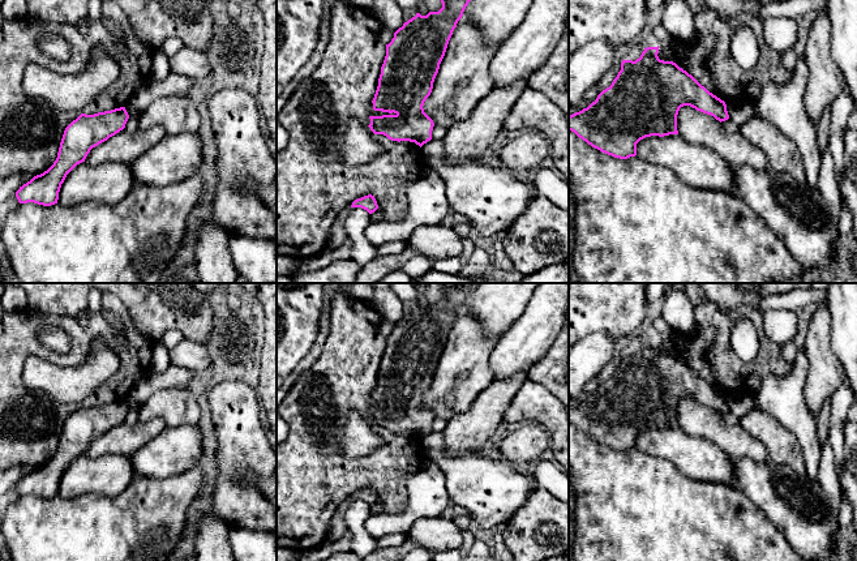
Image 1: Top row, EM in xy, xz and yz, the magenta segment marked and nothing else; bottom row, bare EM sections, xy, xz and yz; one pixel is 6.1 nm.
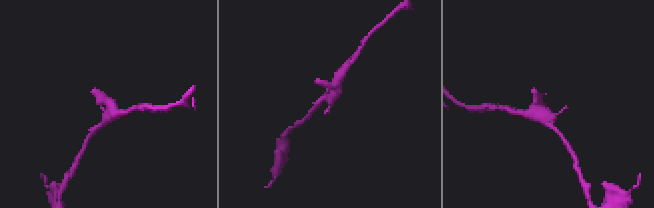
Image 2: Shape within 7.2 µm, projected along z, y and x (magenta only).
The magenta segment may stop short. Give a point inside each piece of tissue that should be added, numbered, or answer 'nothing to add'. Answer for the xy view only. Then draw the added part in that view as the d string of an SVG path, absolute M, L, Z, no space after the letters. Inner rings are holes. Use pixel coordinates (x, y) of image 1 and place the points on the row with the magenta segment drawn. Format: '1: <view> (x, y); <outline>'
nothing to add

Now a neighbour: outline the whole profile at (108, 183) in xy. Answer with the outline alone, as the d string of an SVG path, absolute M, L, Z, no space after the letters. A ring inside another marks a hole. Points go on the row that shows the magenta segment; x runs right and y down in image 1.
M82 162L67 175L57 202L64 206L87 201L115 205L134 184L130 164L107 162L94 167Z

